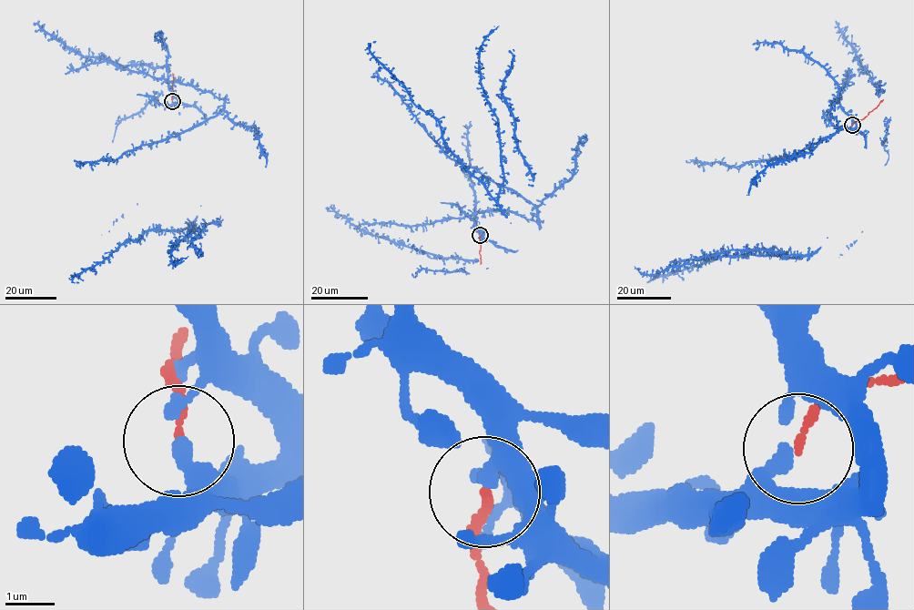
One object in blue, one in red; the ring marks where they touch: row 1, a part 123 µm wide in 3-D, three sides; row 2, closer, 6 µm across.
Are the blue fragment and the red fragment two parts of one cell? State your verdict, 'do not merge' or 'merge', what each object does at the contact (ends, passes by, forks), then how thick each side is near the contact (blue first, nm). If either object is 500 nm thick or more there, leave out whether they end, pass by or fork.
do not merge; blue ends; red ends; calibres 320 and 150 nm

